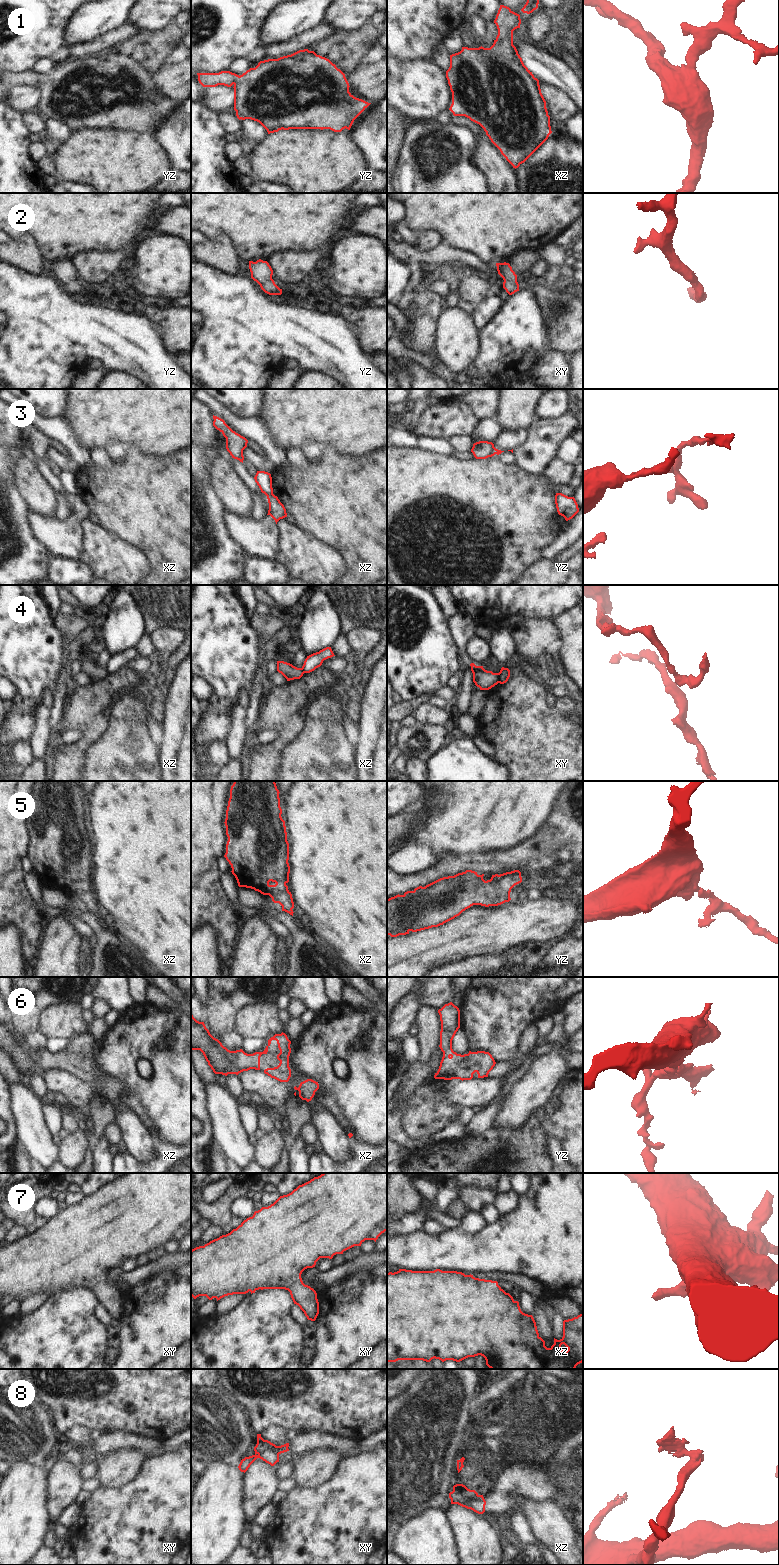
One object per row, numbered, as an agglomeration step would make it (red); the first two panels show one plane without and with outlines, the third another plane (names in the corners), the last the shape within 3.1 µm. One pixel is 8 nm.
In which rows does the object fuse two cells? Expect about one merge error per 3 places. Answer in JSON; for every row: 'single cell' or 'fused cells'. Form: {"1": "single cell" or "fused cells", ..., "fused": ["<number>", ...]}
{"1": "single cell", "2": "single cell", "3": "fused cells", "4": "fused cells", "5": "single cell", "6": "single cell", "7": "single cell", "8": "fused cells", "fused": ["3", "4", "8"]}

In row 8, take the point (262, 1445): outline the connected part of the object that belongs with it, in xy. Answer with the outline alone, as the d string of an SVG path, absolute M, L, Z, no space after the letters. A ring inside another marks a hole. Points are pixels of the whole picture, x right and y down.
M257 1434L257 1444L254 1447L255 1454L261 1454L262 1452L269 1449L277 1450L277 1446L268 1440L264 1440L261 1437L261 1434Z

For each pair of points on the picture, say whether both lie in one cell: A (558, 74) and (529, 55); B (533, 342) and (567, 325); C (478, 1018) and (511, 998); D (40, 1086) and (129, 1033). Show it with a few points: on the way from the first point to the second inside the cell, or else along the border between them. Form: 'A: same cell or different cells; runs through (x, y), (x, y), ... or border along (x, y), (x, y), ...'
A: same cell; runs through (551, 69), (546, 68), (536, 60)
B: different cells; border along (541, 313), (548, 331), (549, 349)
C: same cell; runs through (486, 1018), (503, 1002)
D: different cells; border along (41, 1075), (48, 1089)

